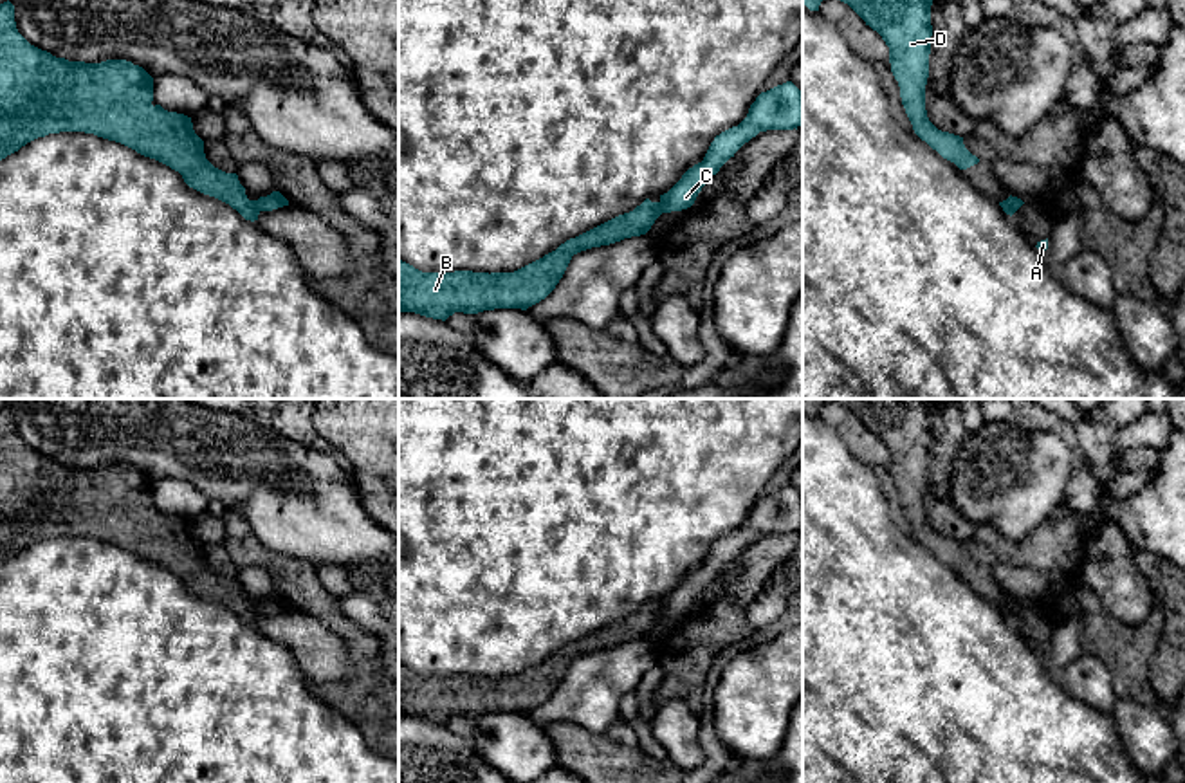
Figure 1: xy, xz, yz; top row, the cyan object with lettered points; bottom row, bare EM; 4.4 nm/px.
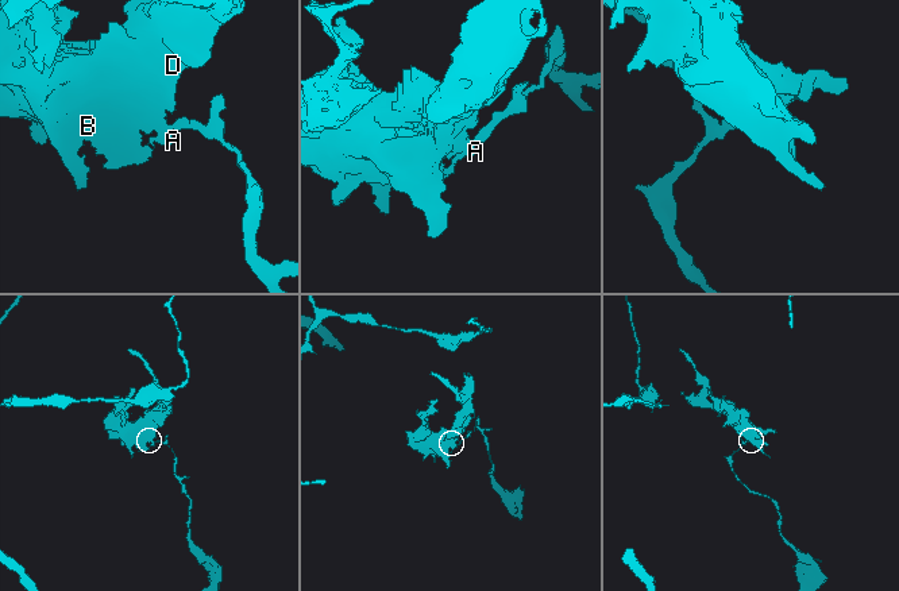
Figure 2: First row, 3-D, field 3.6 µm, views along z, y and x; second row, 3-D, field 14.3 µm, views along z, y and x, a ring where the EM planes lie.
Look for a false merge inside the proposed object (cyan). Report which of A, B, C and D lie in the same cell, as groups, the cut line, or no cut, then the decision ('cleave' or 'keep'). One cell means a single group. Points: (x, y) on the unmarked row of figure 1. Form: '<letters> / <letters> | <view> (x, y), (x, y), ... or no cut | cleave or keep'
A B D / C | xz (661, 605), (662, 616) | cleave

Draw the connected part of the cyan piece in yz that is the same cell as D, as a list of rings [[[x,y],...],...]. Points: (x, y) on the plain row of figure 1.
[[[803,399],[803,408],[810,415],[819,415],[826,402],[837,402],[848,408],[873,435],[877,435],[889,451],[891,476],[900,491],[902,509],[913,529],[914,538],[936,554],[943,563],[954,567],[960,574],[967,574],[979,567],[965,548],[963,541],[938,534],[927,521],[925,489],[929,482],[931,458],[931,410],[932,399]]]

